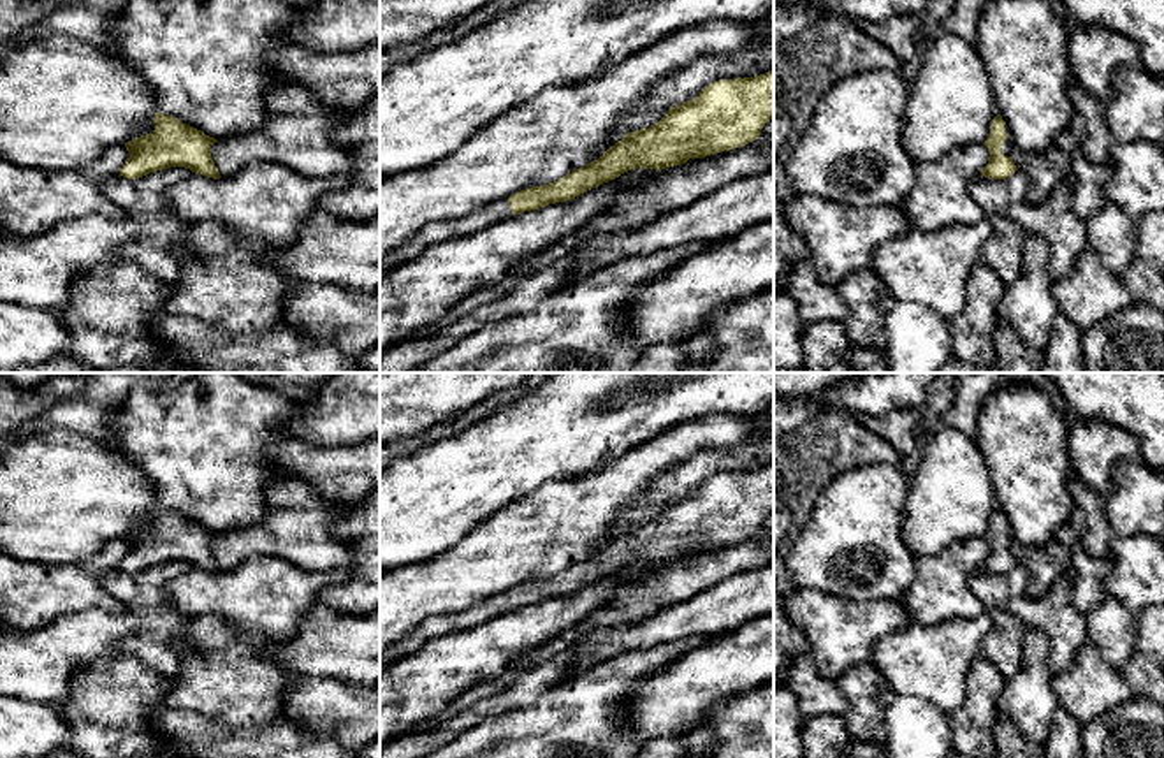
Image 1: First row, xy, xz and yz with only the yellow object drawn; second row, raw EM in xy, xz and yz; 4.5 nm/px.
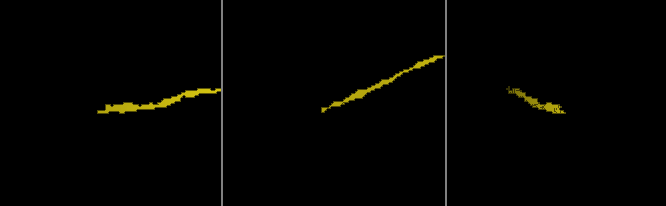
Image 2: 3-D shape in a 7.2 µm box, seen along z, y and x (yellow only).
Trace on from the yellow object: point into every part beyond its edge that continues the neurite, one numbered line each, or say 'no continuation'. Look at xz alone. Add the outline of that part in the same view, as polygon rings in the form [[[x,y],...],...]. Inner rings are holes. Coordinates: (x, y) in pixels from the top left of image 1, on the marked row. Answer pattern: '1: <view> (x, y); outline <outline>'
1: xz (431, 234); outline [[[503,199],[501,202],[492,202],[478,211],[473,211],[466,218],[455,218],[447,223],[429,223],[397,251],[387,253],[383,259],[380,259],[380,276],[408,260],[413,260],[433,244],[475,234],[508,216],[512,216],[512,209],[508,206],[508,199]]]

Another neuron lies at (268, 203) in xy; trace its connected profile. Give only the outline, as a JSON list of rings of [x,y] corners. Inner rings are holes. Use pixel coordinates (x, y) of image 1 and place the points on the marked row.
[[[253,162],[220,179],[192,172],[167,190],[165,202],[188,225],[213,220],[243,237],[285,248],[295,241],[302,222],[318,211],[320,197],[343,190],[348,183],[350,174],[309,178],[280,164]]]

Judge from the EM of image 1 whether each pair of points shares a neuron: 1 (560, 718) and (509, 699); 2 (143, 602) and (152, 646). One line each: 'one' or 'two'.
1: two
2: one

